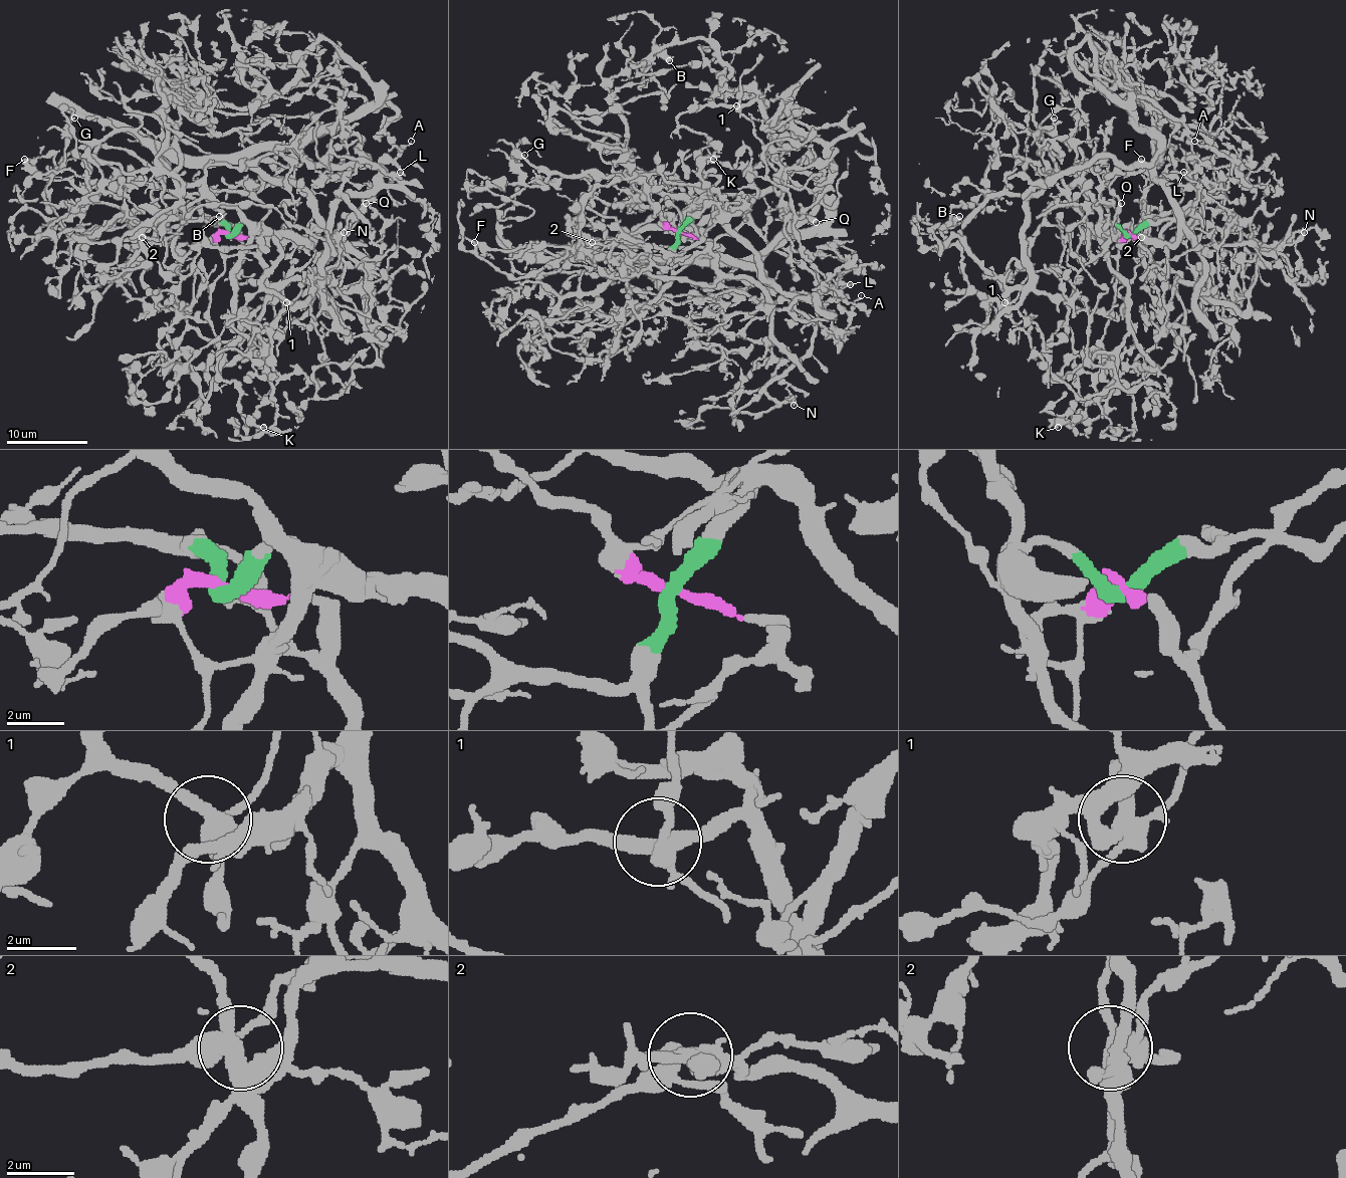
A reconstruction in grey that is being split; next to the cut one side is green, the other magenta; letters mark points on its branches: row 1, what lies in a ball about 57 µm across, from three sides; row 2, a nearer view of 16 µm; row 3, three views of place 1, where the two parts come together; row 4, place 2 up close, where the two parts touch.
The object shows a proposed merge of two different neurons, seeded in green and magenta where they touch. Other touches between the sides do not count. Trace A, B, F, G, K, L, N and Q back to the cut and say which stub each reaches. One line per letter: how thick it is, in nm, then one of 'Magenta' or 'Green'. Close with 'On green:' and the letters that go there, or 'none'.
A: Thickness 80 nm. Green
B: Thickness 480 nm. Green
F: Thickness 360 nm. Green
G: Thickness 190 nm. Green
K: Thickness 190 nm. Green
L: Thickness 130 nm. Green
N: Thickness 340 nm. Green
Q: Thickness 400 nm. Green
On green: A, B, F, G, K, L, N, Q

